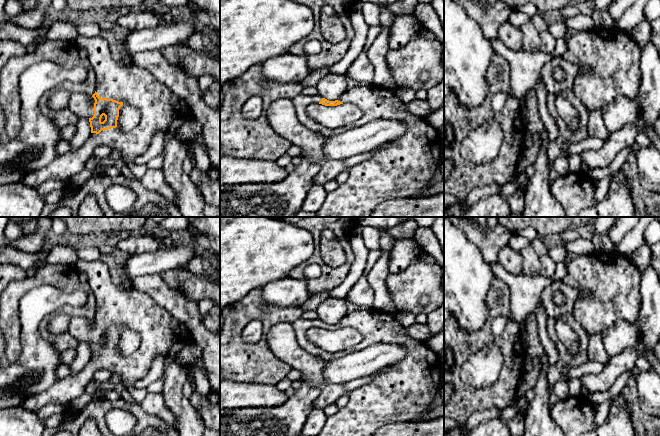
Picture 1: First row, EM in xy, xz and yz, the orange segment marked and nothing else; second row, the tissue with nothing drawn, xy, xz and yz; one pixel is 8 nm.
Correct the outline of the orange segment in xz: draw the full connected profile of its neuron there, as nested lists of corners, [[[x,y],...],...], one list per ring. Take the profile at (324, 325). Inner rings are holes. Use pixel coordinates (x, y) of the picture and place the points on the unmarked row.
[[[360,308],[348,312],[335,325],[322,322],[319,318],[313,320],[300,318],[292,325],[299,345],[310,354],[320,357],[326,362],[339,359],[376,343],[399,344],[407,350],[407,355],[402,360],[382,369],[369,384],[349,392],[348,403],[335,414],[327,417],[325,426],[318,436],[373,436],[378,428],[386,424],[421,421],[423,416],[430,411],[431,404],[440,391],[442,363],[438,354],[431,351],[425,342],[407,335],[405,327],[394,318],[393,314],[380,312],[374,308]],[[312,327],[325,330],[353,327],[363,335],[363,339],[344,351],[329,353],[317,349],[307,339],[306,333]]]

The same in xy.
[[[78,260],[75,267],[79,273],[84,273],[87,276],[87,285],[95,295],[95,317],[93,319],[73,317],[67,331],[78,342],[89,343],[91,358],[76,375],[58,379],[49,389],[27,397],[21,406],[30,411],[37,412],[48,404],[59,405],[73,401],[84,394],[84,389],[93,374],[100,369],[118,375],[126,389],[134,387],[135,382],[149,372],[157,355],[173,358],[190,340],[190,336],[181,330],[179,322],[164,308],[158,306],[149,295],[134,288],[124,291],[120,285],[114,285],[108,266],[103,261]],[[124,326],[137,332],[141,337],[140,346],[129,355],[122,355],[117,351],[119,333]]]

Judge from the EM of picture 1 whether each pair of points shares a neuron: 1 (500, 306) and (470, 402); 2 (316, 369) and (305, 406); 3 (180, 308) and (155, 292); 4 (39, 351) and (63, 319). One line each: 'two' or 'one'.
1: one
2: two
3: one
4: two

